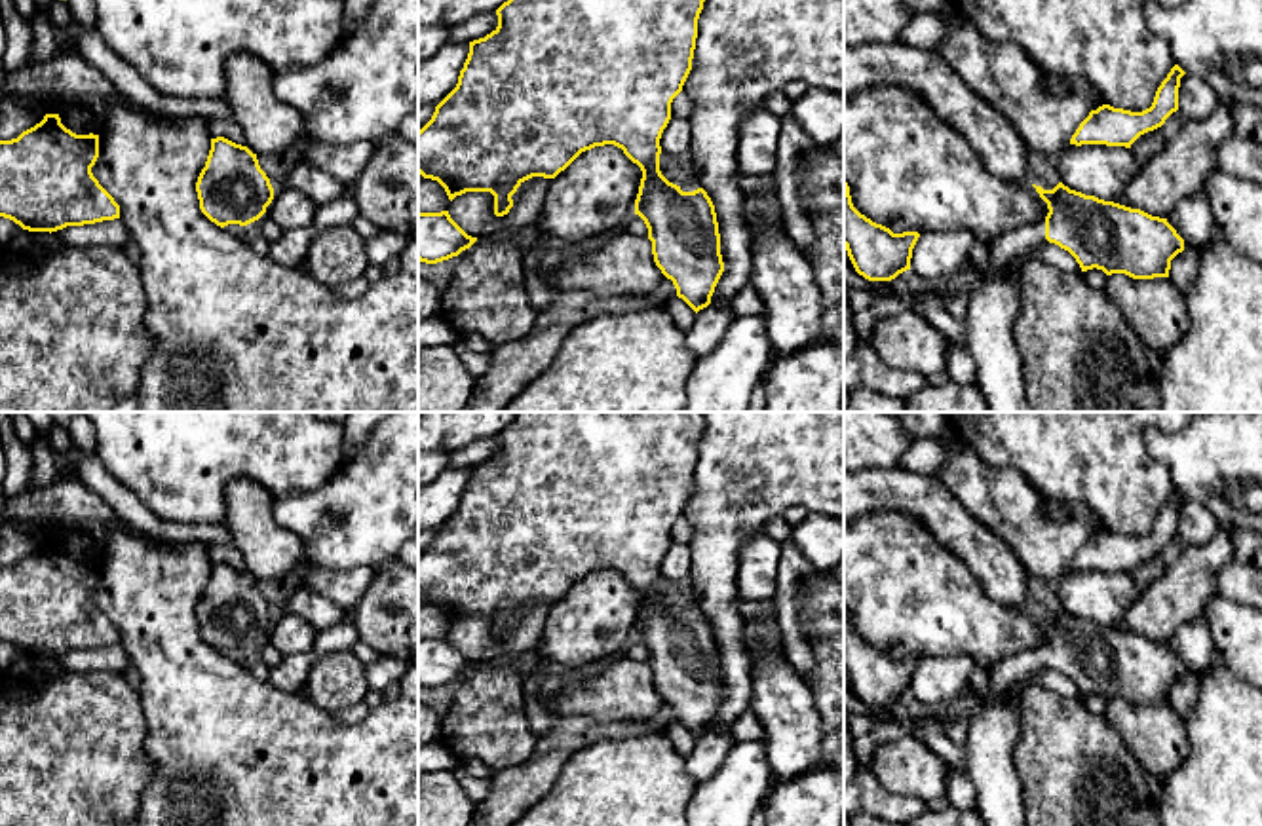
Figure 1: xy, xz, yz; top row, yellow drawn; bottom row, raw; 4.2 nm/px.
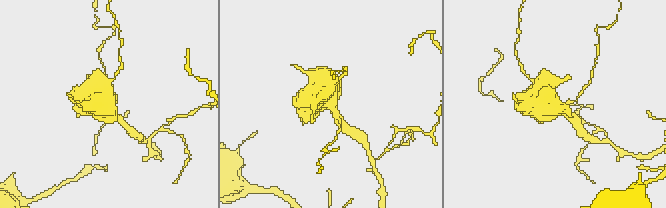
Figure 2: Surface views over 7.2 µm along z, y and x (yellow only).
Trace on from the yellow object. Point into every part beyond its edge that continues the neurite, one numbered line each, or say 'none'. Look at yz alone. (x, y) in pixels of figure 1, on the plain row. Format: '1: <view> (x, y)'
1: yz (1000, 675)

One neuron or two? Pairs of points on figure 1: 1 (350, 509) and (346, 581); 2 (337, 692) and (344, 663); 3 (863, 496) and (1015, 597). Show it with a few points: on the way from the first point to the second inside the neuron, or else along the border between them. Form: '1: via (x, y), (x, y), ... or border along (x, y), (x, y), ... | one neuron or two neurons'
1: border along (318, 566), (375, 570) | two neurons
2: via (337, 684), (343, 671) | one neuron
3: via (903, 496), (922, 496), (983, 557) | one neuron

